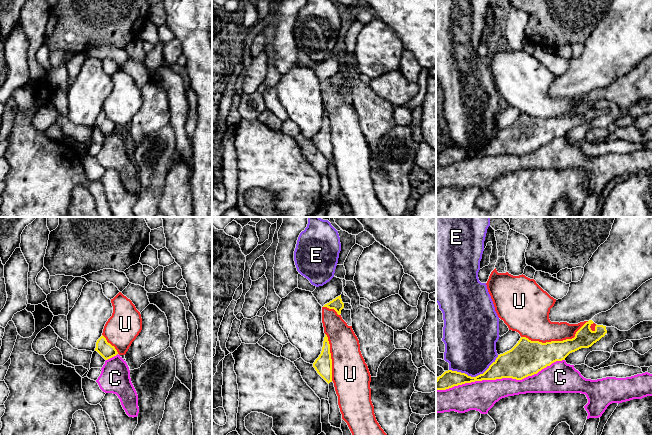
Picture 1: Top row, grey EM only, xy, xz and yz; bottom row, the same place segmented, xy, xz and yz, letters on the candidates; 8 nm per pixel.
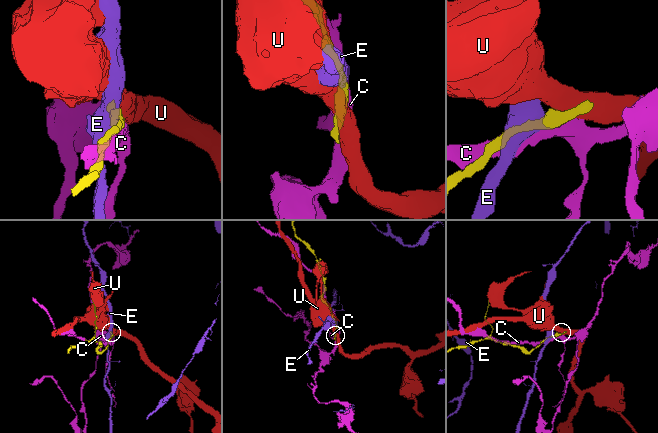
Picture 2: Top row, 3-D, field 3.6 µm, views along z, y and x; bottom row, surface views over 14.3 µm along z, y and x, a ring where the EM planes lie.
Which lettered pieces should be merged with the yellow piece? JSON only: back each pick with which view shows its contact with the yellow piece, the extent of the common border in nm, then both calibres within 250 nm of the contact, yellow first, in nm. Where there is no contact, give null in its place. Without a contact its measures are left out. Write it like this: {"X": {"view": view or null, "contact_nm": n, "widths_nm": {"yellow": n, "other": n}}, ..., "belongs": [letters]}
{"belongs": []}

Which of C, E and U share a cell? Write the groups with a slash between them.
C / E / U

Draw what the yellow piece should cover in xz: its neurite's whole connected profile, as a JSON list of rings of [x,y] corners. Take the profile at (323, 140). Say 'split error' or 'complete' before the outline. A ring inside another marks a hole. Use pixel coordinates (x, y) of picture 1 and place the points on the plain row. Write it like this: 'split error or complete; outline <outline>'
complete; outline [[[325,110],[321,130],[313,139],[317,149],[329,160],[332,158],[332,135],[330,129],[330,120]]]

